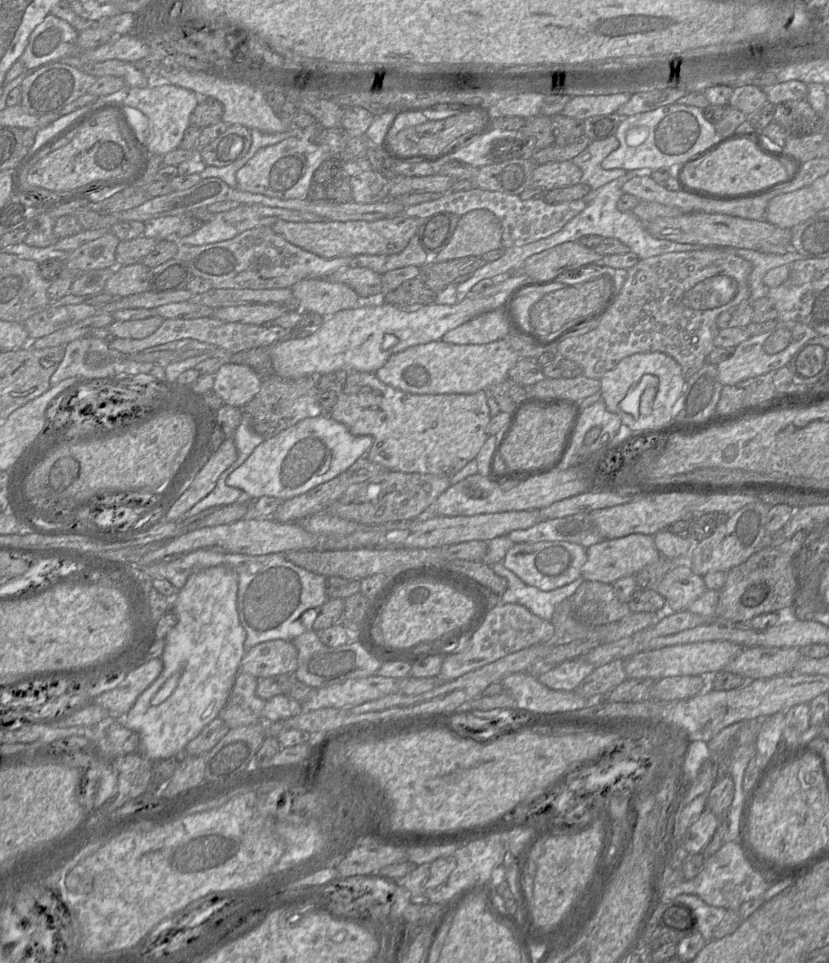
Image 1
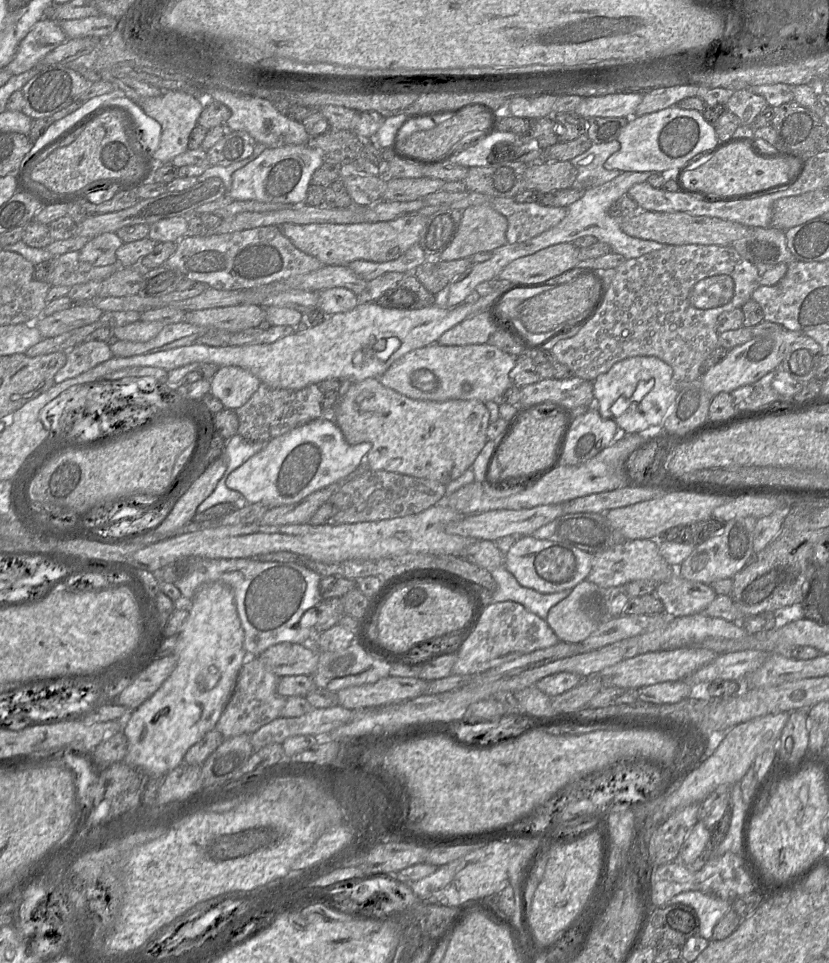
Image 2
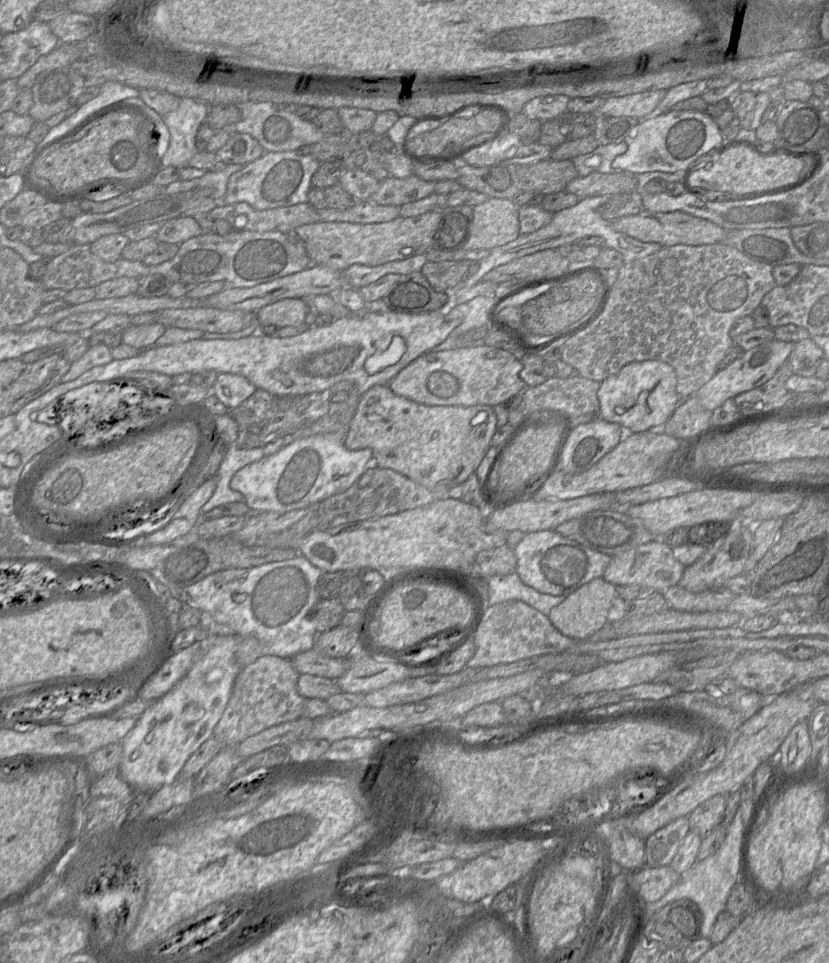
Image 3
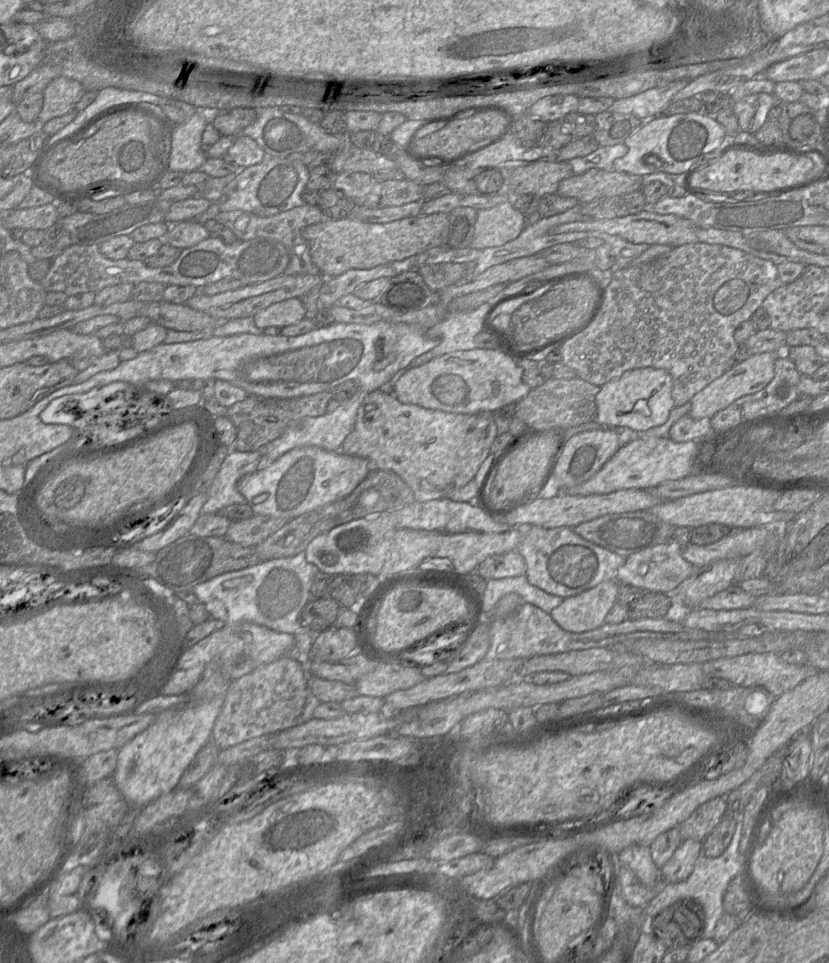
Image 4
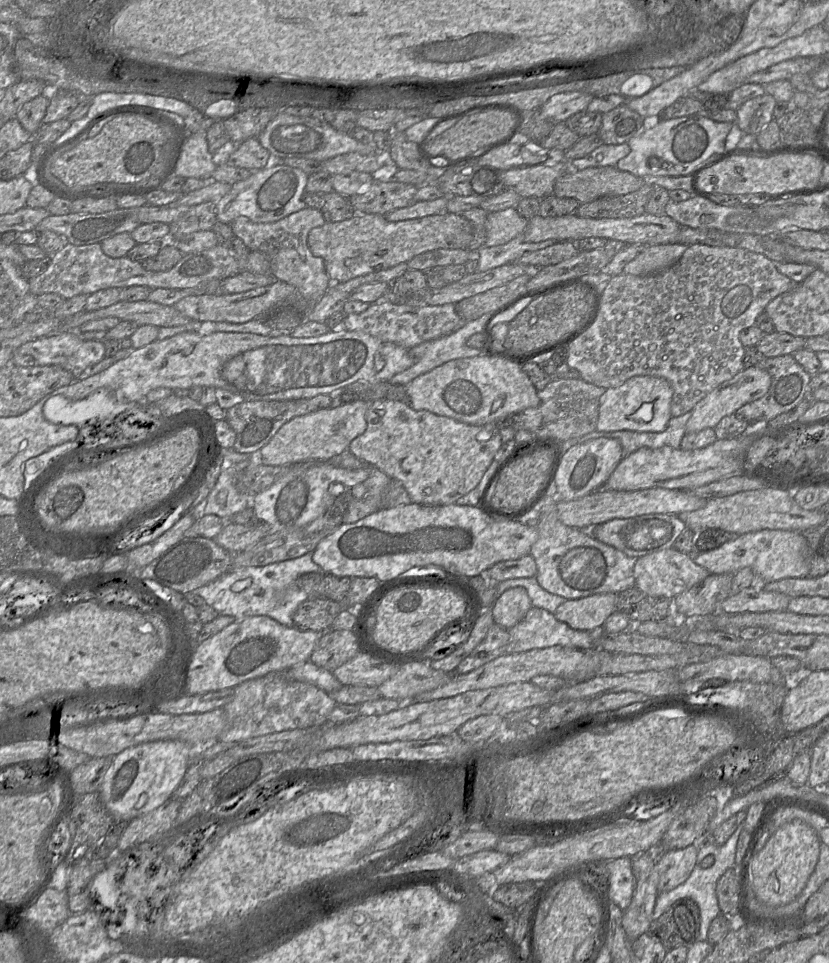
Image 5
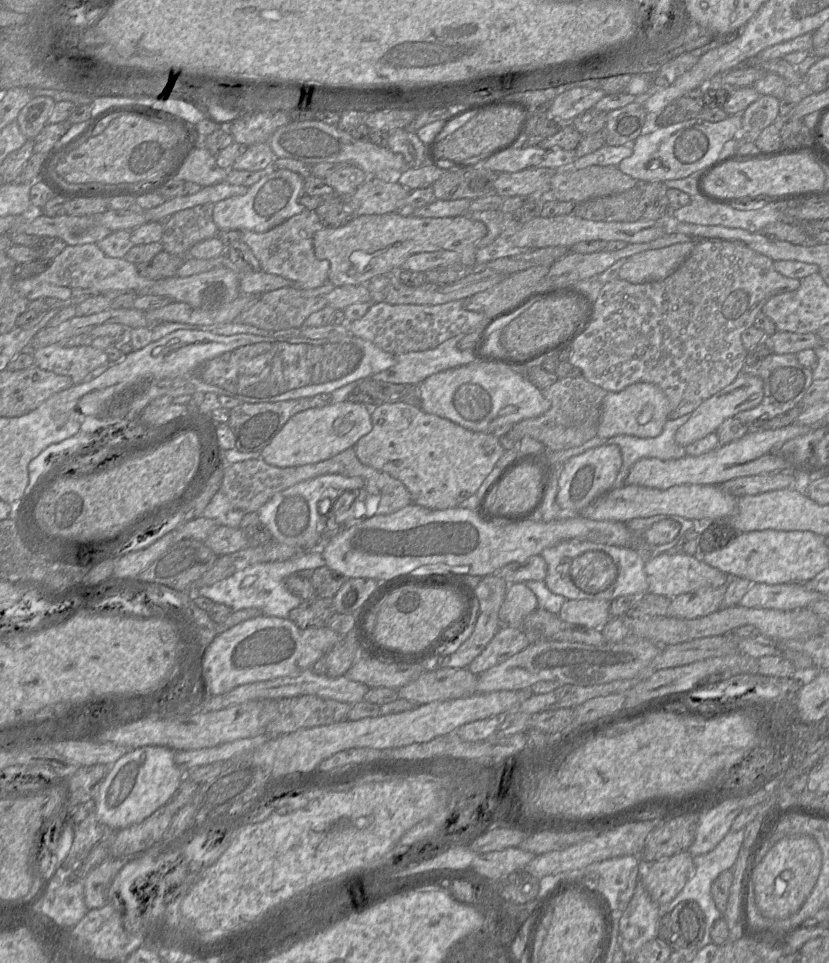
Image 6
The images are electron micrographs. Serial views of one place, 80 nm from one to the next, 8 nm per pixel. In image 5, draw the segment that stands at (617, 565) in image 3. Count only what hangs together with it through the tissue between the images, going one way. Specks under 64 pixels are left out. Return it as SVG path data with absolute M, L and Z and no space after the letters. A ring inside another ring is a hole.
M674 547L662 549L637 558L634 566L635 586L650 596L675 598L678 594L699 584L710 575L690 554Z

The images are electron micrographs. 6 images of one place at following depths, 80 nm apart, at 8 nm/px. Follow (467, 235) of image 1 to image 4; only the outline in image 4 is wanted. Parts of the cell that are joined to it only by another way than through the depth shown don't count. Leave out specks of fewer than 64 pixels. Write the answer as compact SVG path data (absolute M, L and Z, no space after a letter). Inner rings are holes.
M512 200L477 210L470 247L483 250L501 246L517 238L526 224L527 217L514 207Z

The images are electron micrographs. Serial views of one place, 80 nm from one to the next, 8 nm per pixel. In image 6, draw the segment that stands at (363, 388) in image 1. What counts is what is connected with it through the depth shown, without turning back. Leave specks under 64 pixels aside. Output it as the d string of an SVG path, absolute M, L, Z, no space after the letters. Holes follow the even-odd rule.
M407 403L377 404L372 408L371 422L372 430L353 446L359 461L401 481L411 494L412 503L431 510L458 507L460 503L474 495L504 453L499 438L493 433L468 430Z

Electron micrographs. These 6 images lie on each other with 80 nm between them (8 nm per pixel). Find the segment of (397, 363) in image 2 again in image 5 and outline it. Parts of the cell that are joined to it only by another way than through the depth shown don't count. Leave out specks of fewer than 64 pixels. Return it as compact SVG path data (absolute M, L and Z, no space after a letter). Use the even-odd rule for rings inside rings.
M483 353L448 361L413 379L406 385L406 391L413 409L427 410L470 425L495 423L527 408L537 407L541 402L538 390L522 366Z

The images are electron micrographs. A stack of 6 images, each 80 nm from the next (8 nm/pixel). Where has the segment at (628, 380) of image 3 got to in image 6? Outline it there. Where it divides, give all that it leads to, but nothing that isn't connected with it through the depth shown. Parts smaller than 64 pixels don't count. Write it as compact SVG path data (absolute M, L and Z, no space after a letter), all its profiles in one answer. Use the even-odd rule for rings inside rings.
M637 382L619 392L608 392L603 399L602 413L597 435L609 438L620 434L642 438L661 434L668 420L669 401L665 393L655 384Z

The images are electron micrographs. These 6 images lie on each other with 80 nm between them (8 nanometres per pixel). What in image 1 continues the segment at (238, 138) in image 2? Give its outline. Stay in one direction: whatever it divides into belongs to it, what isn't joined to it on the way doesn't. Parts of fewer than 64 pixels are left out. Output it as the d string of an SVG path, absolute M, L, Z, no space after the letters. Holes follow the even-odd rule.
M239 124L228 125L226 131L220 134L208 145L198 150L199 157L206 166L224 167L243 157L251 146L250 130Z

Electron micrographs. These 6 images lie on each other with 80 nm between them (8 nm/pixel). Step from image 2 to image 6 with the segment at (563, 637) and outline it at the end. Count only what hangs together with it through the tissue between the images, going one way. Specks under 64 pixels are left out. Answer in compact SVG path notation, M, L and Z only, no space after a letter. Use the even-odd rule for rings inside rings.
M567 599L558 616L568 623L600 629L610 618L610 600Z

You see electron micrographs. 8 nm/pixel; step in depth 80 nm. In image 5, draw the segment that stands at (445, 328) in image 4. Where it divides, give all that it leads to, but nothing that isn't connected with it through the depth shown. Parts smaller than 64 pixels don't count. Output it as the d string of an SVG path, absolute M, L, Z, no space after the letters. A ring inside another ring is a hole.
M488 314L466 322L459 330L437 339L423 342L408 349L413 365L395 374L388 382L396 385L407 385L416 377L432 369L459 358L470 358L482 354L477 348L467 345L467 340L475 333L480 333Z

